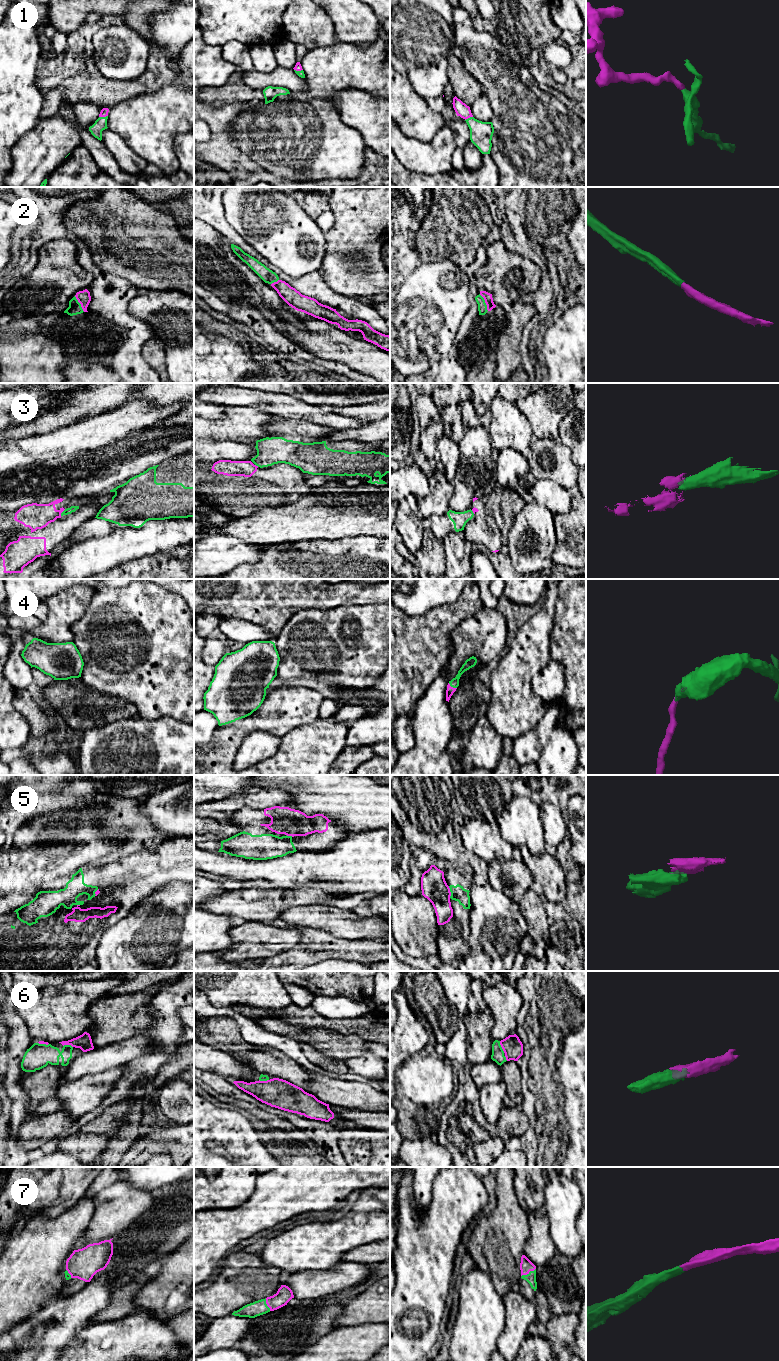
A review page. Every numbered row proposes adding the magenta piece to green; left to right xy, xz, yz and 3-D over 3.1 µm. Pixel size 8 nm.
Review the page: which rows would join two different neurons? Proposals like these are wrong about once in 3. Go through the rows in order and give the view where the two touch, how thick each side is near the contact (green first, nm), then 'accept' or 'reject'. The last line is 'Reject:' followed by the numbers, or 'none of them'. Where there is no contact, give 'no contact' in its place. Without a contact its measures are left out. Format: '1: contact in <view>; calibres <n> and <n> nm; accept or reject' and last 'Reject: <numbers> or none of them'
1: contact in xy; calibres 100 and 60 nm; accept
2: contact in yz; calibres 80 and 70 nm; accept
3: contact in xy; calibres 50 and 200 nm; reject
4: contact in yz; calibres 80 and 70 nm; accept
5: contact in yz; calibres 120 and 200 nm; accept
6: contact in yz; calibres 100 and 160 nm; accept
7: contact in yz; calibres 80 and 100 nm; accept
Reject: 3

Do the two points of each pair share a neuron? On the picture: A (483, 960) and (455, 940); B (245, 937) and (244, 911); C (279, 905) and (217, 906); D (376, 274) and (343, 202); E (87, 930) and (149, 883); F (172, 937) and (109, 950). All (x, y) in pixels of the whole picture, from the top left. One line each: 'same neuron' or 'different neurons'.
A: different neurons
B: different neurons
C: same neuron
D: same neuron
E: same neuron
F: same neuron

